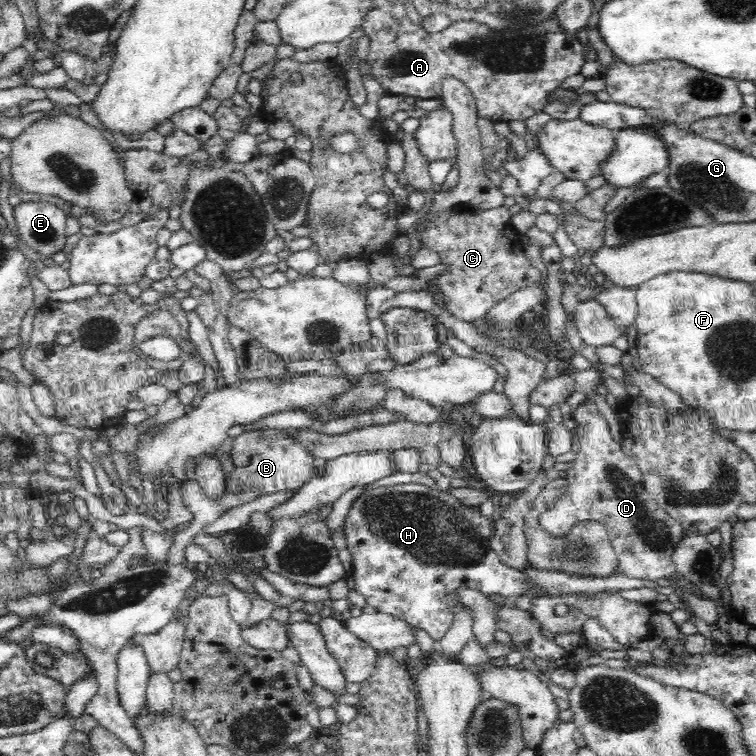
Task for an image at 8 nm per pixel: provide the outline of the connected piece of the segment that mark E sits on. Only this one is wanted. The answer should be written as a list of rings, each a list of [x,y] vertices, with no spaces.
[[[21,202],[13,207],[15,222],[21,238],[28,246],[49,262],[53,254],[66,246],[66,213],[49,202]]]

